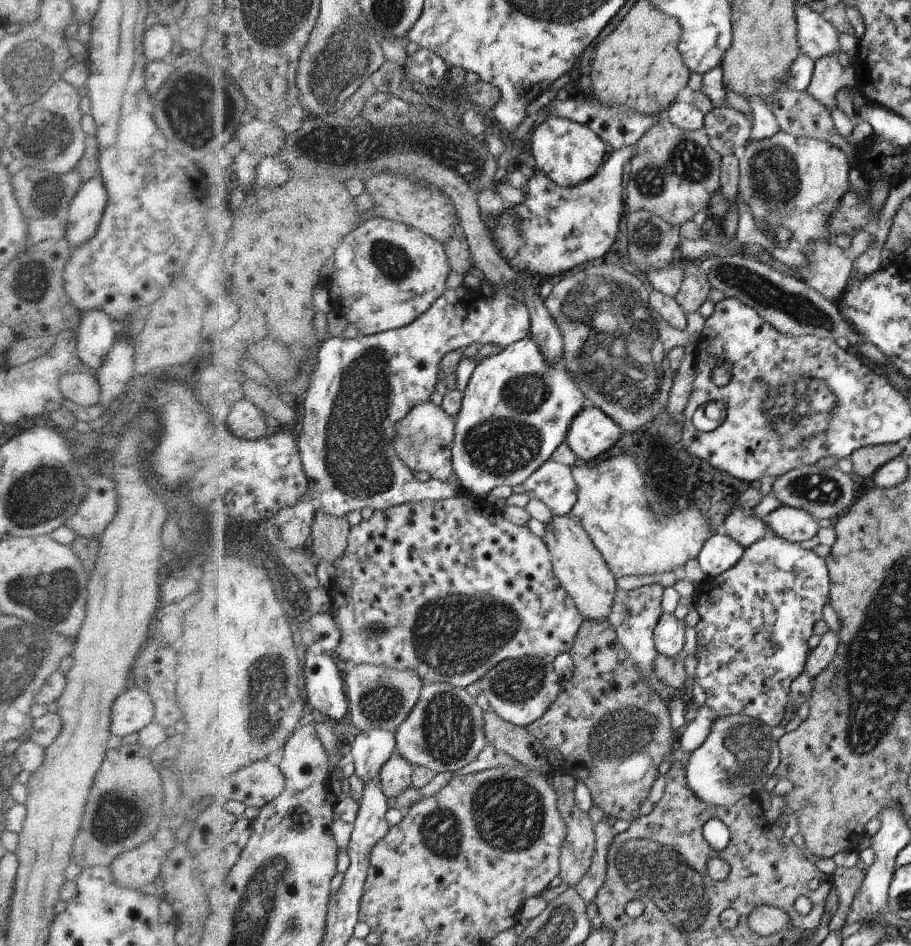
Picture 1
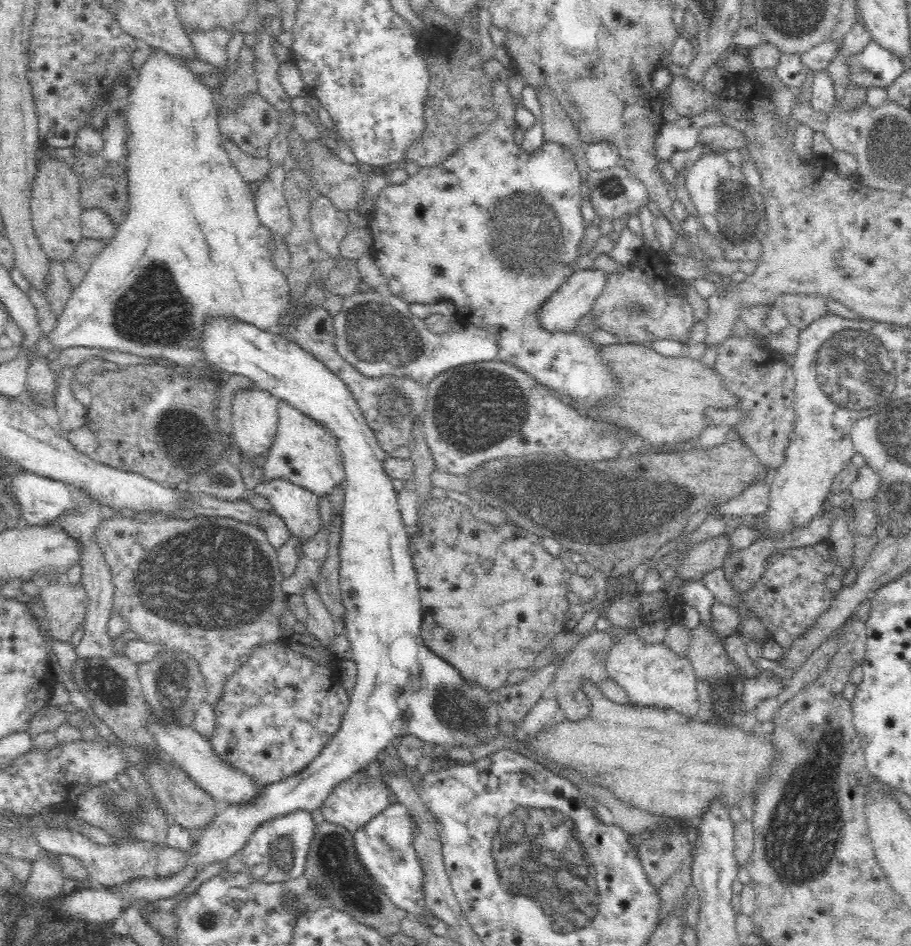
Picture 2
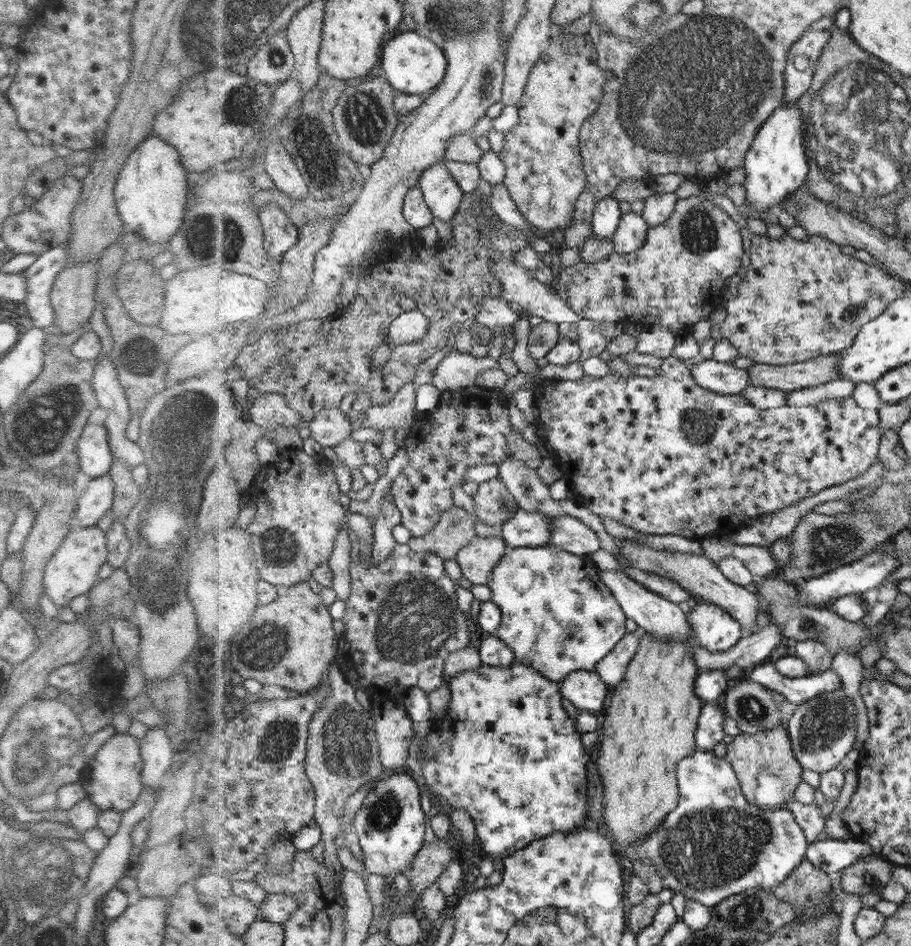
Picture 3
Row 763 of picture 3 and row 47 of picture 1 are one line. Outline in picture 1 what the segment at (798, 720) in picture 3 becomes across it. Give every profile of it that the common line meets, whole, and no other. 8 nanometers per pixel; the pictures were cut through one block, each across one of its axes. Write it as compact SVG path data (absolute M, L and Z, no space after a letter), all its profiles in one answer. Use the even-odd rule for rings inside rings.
M794 2L798 14L798 42L801 53L808 54L814 61L822 56L838 55L842 50L838 43L837 30L818 12Z

